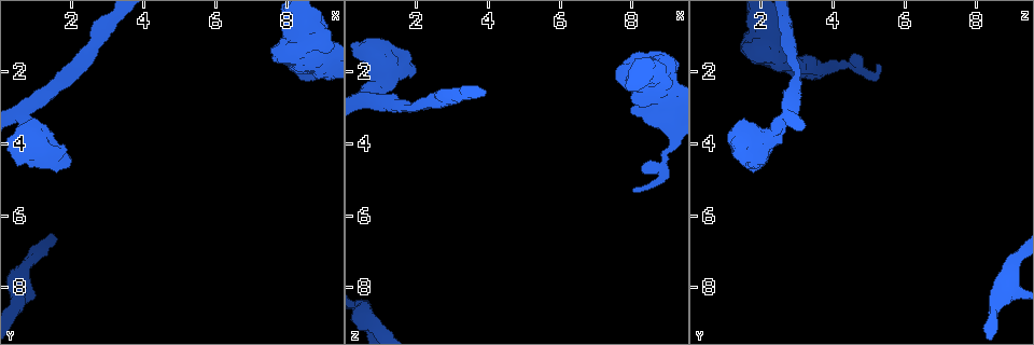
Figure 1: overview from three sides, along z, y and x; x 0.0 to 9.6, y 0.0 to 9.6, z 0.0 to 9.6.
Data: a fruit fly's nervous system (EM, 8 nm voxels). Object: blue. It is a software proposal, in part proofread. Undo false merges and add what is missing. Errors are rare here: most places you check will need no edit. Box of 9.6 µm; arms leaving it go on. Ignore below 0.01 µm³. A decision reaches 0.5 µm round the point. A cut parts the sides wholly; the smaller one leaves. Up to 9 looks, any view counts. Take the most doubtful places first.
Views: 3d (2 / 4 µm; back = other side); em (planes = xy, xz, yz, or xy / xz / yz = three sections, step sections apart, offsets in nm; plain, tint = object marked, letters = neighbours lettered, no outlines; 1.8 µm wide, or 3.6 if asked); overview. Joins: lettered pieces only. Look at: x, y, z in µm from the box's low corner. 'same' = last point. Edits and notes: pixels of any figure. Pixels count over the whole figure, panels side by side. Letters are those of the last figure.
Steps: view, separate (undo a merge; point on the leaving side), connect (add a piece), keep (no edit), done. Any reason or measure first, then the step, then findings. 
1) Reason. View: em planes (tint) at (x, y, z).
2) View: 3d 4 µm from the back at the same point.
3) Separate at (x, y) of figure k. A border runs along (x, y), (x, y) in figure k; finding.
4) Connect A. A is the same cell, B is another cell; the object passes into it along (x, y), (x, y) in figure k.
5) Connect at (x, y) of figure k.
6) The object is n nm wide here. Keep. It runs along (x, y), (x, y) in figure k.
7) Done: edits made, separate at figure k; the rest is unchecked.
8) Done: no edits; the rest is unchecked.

Thick end. View: em xz step 4 (letters) at (7.95, 1.70, 3.05).

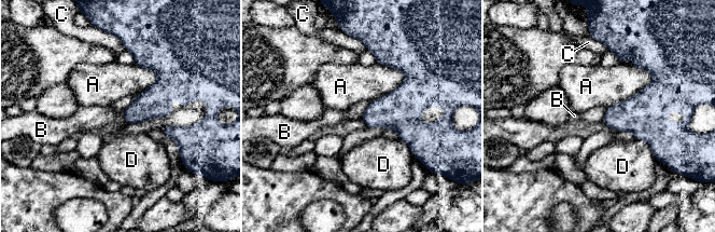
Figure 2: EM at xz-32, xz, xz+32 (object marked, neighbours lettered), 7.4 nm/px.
Another direction. View: em xy step 4 (letters) at the same point.

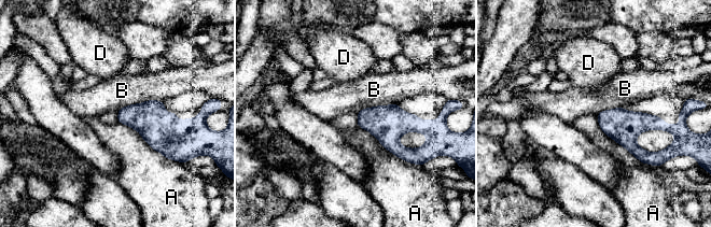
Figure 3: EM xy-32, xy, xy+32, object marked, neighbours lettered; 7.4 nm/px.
Keep. A, B and D are other cells; none of them fits.

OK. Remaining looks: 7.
Narrows sharply. View: em xy step 16 (tint) at (8.85, 1.85, 4.50).

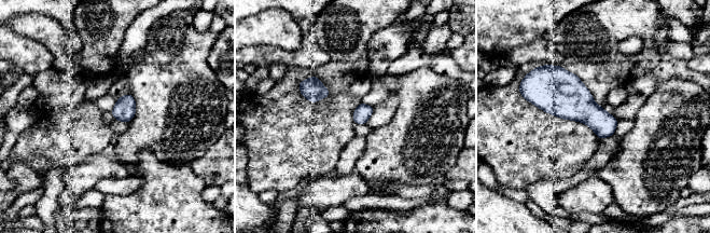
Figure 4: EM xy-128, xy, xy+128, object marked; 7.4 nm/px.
View: em xy step 16 (letters) at the same point.

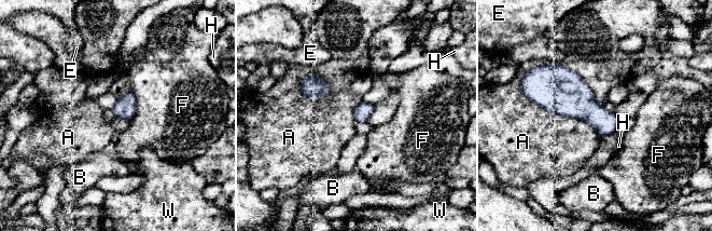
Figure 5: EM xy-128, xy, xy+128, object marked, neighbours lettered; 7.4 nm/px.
The longest contact is with A, 600 nm. Keep. A, B, E, F, H and W are other cells; continuous, no second cell.

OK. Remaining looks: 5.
Thick end. View: em 3.6 µm planes (plain) at (1.50, 4.60, 1.55).

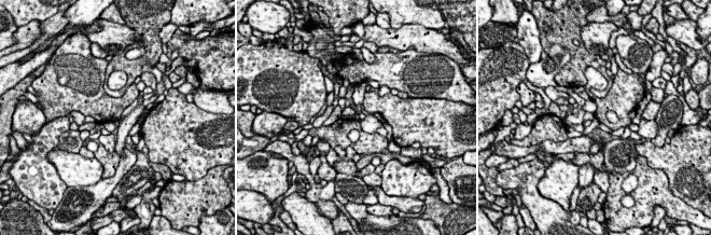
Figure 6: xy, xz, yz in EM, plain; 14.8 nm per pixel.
View: em 3.6 µm planes (tint) at the same point.

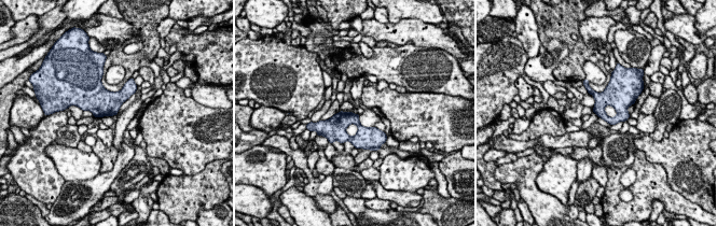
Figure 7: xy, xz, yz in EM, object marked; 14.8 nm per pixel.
View: em 3.6 µm planes (letters) at the same point.

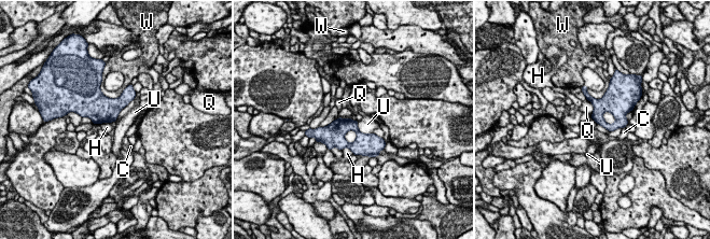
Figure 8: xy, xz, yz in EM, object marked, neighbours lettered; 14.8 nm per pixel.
Keep. C, H, Q, U and W are other cells; a border runs along (357, 122), (362, 132), (373, 134) in figure 8; none of them fits.

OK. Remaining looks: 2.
Done: no edits; the rest is unchecked.

